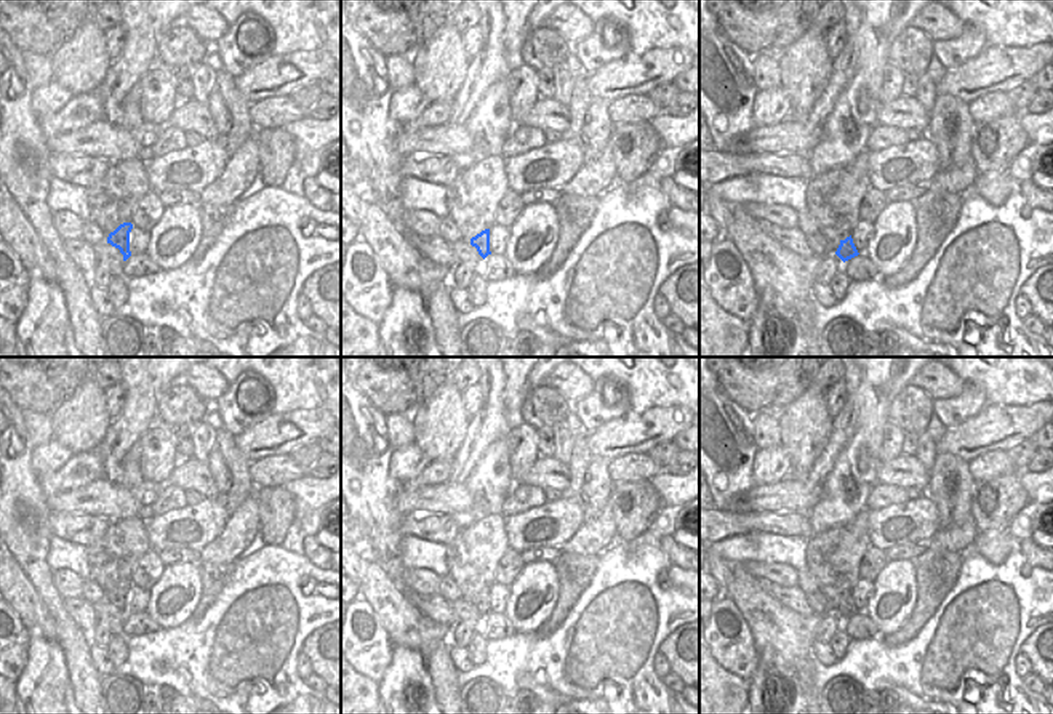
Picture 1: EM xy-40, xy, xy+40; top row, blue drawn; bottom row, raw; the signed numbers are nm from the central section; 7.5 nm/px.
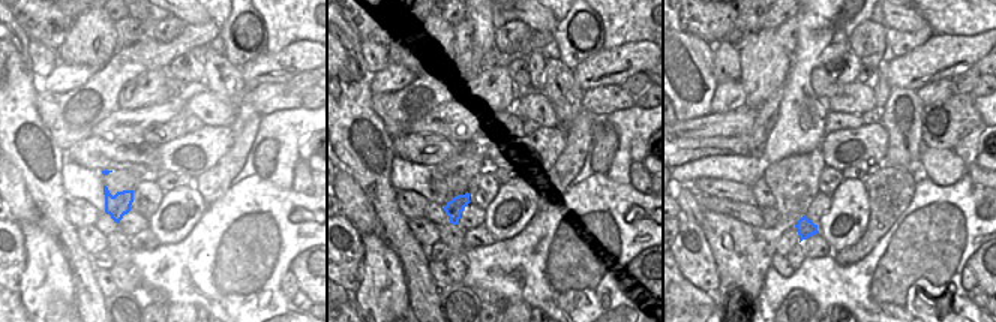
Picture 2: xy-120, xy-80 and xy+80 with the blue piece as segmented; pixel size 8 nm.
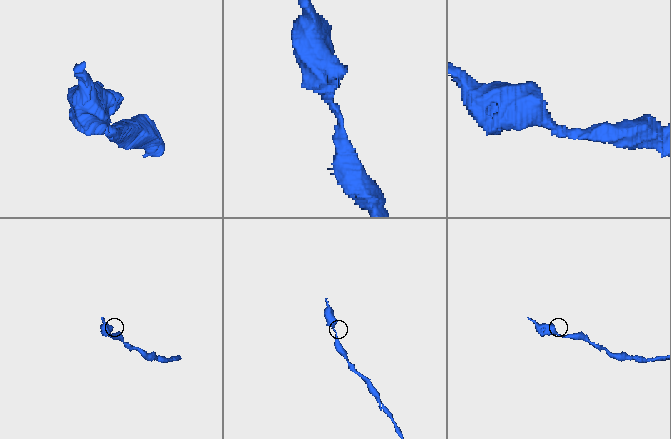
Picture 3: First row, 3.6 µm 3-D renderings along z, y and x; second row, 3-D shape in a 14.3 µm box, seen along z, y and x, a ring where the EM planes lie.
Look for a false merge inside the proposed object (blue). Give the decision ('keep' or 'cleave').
keep

